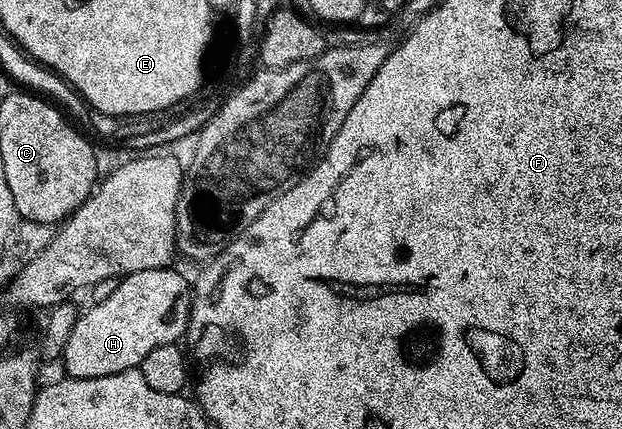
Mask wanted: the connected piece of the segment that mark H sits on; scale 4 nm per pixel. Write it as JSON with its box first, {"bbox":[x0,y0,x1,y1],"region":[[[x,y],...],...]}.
{"bbox":[60,268,191,378],"region":[[[174,268],[163,270],[144,270],[134,274],[126,274],[120,279],[118,287],[107,300],[92,303],[90,310],[82,309],[75,320],[75,328],[71,328],[71,336],[67,339],[67,348],[60,357],[65,362],[64,373],[70,378],[98,378],[99,376],[115,376],[115,372],[127,372],[140,367],[143,356],[154,348],[163,348],[180,343],[186,337],[191,309],[189,310],[189,282]]]}

